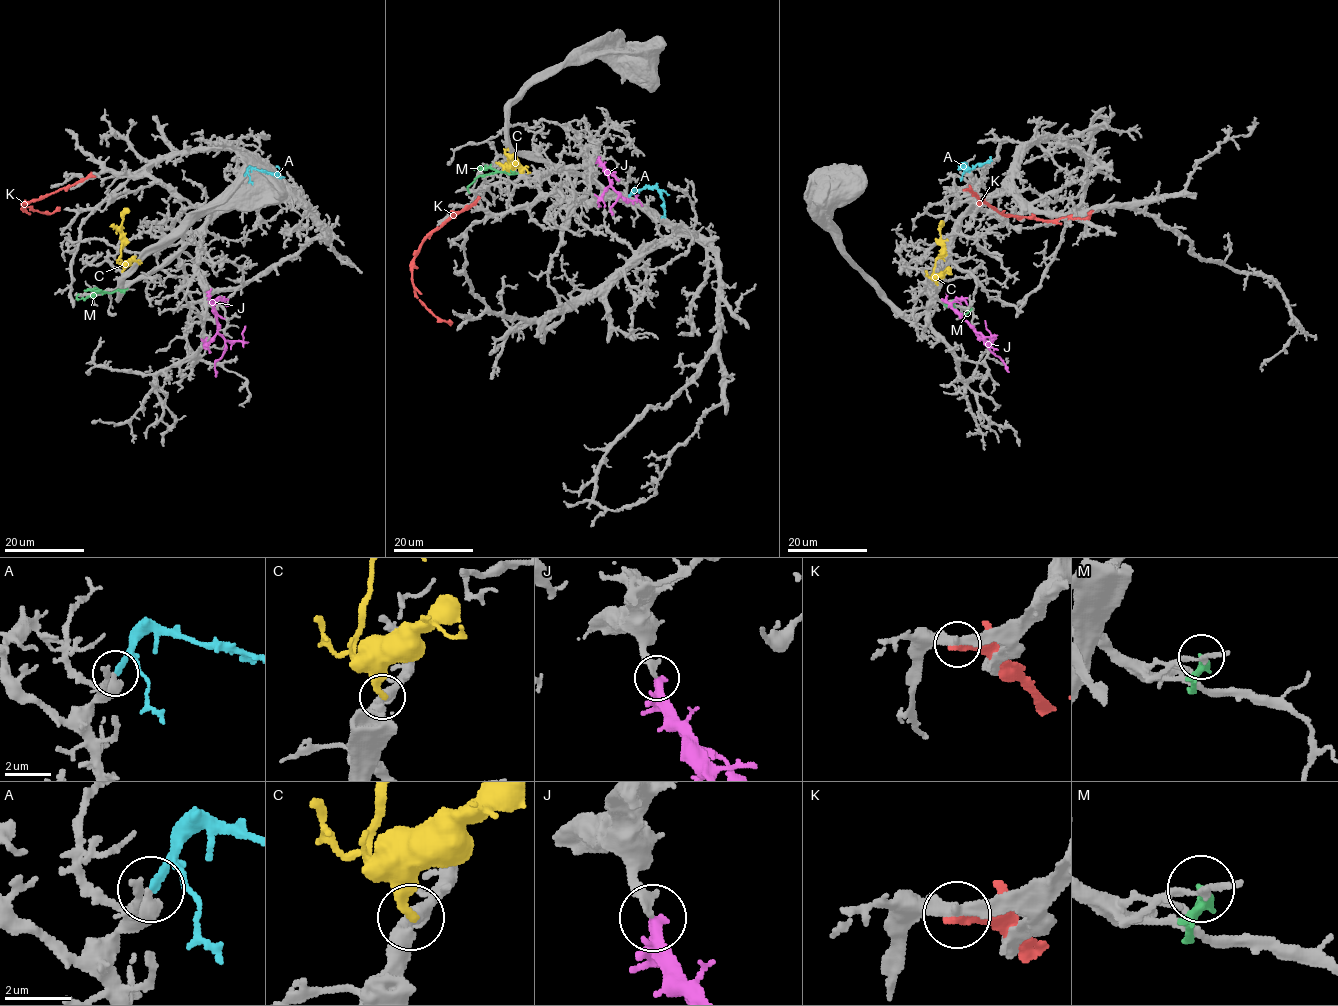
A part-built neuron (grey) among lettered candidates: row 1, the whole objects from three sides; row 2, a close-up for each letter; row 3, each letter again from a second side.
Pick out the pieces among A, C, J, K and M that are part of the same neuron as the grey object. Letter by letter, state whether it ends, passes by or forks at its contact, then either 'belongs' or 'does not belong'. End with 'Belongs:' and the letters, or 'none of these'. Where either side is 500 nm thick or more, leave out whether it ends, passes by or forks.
A: it ends; belongs
C: it ends; does not belong
J: it forks; does not belong
K: it ends; does not belong
M: it passes by; does not belong
Belongs: A

